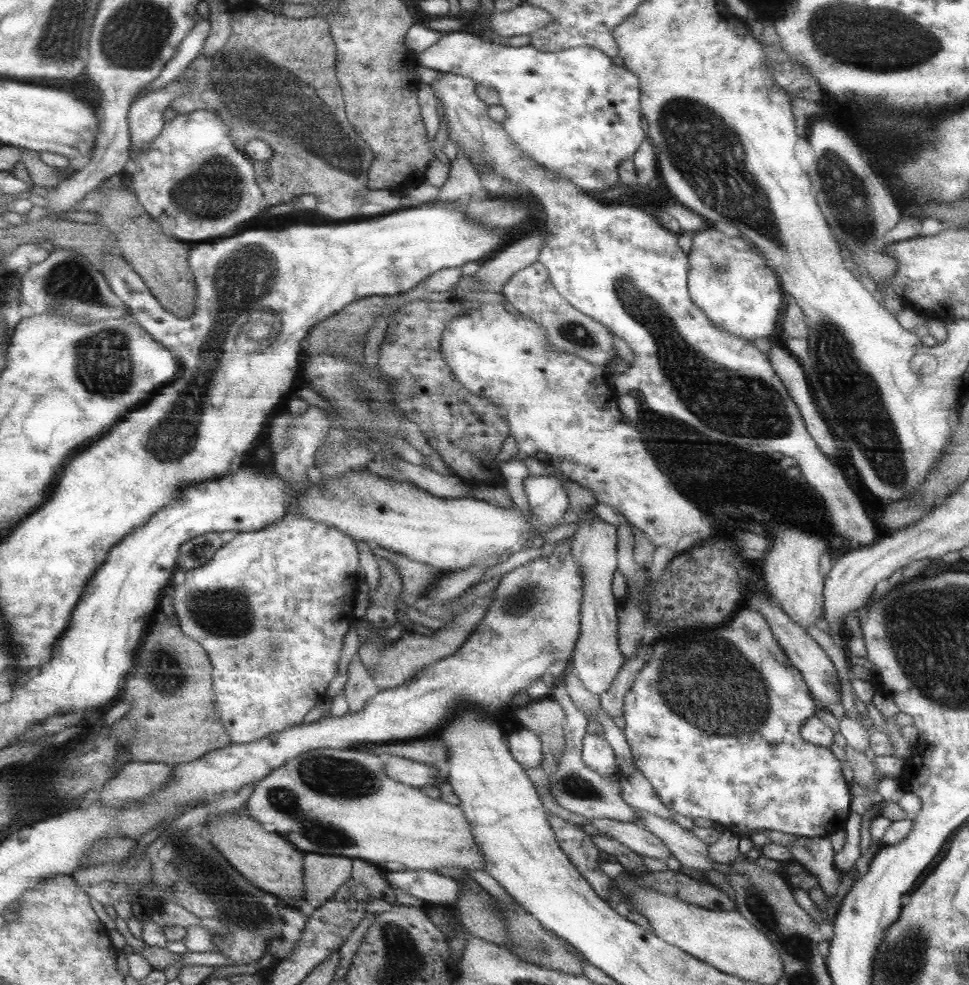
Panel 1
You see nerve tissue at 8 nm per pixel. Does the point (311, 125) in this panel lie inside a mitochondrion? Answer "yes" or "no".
yes

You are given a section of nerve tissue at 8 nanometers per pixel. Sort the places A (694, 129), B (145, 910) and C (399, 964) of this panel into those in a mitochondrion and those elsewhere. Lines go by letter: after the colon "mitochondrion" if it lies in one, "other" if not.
A: mitochondrion
B: other
C: mitochondrion

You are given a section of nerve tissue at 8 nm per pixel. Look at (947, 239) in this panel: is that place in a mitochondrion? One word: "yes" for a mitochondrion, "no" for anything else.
no

